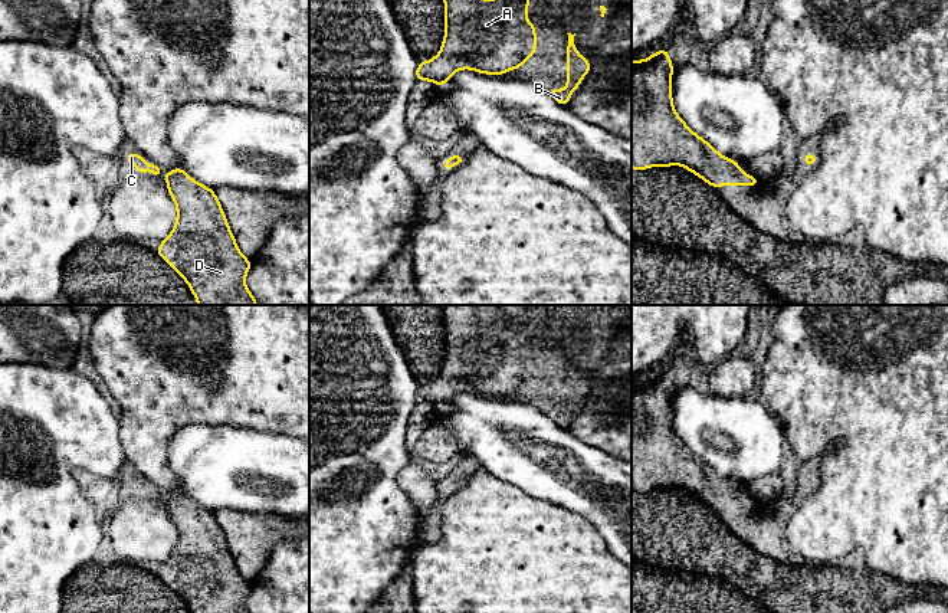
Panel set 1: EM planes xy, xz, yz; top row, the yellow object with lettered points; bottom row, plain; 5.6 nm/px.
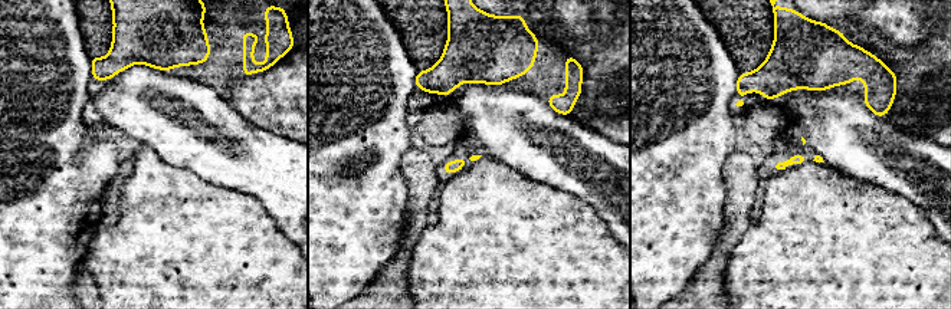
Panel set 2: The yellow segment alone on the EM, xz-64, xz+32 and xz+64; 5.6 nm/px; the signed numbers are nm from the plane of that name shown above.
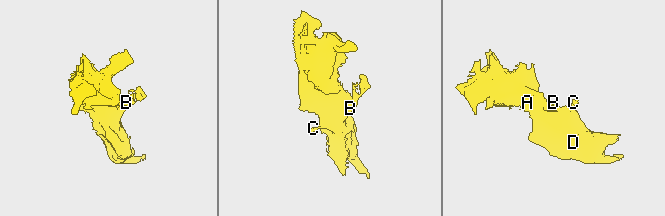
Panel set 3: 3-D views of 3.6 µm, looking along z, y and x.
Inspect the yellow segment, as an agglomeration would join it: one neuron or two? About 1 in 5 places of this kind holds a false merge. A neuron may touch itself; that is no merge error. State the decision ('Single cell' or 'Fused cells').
Single cell

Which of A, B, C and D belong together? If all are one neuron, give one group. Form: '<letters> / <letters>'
A B C D

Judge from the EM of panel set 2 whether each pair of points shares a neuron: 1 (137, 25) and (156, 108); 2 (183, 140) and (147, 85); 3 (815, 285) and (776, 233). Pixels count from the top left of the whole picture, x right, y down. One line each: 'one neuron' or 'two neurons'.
1: two neurons
2: one neuron
3: one neuron

